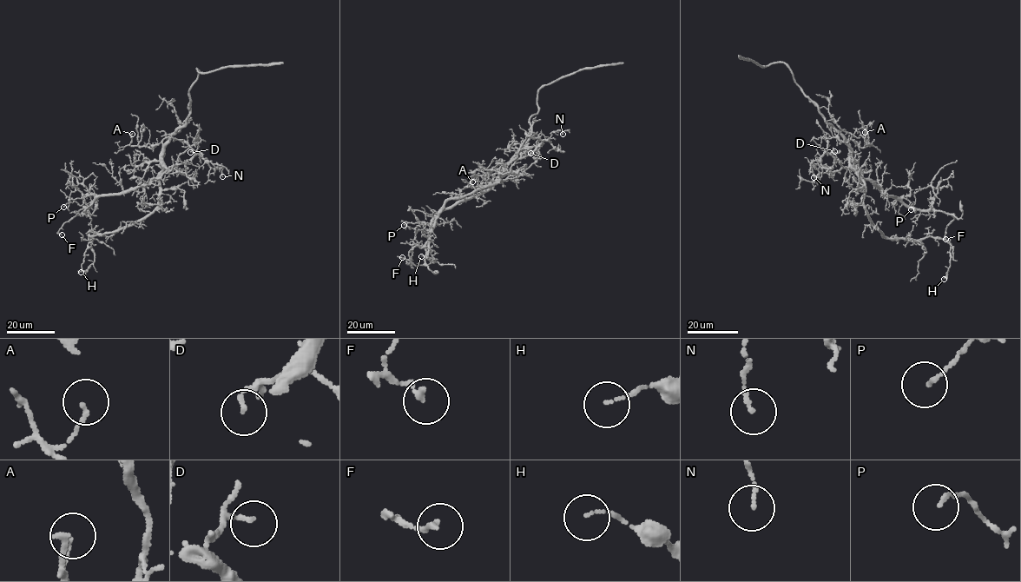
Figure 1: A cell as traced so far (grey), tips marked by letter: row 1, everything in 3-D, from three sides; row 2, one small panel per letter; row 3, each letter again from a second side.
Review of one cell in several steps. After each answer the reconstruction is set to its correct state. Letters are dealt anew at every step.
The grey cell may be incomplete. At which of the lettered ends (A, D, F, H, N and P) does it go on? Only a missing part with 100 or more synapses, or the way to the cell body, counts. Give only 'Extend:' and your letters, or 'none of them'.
Extend: none of them

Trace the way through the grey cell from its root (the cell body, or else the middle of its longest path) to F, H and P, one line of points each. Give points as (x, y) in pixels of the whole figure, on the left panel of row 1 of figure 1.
F: (162, 157), (163, 169), (154, 178), (135, 188), (100, 195), (82, 213), (63, 223), (58, 231), (62, 234)
H: (162, 157), (160, 204), (143, 217), (114, 231), (94, 235), (88, 232), (94, 261), (81, 272)
P: (162, 157), (163, 169), (135, 188), (102, 194), (88, 207), (82, 194), (73, 184), (75, 190), (63, 207)

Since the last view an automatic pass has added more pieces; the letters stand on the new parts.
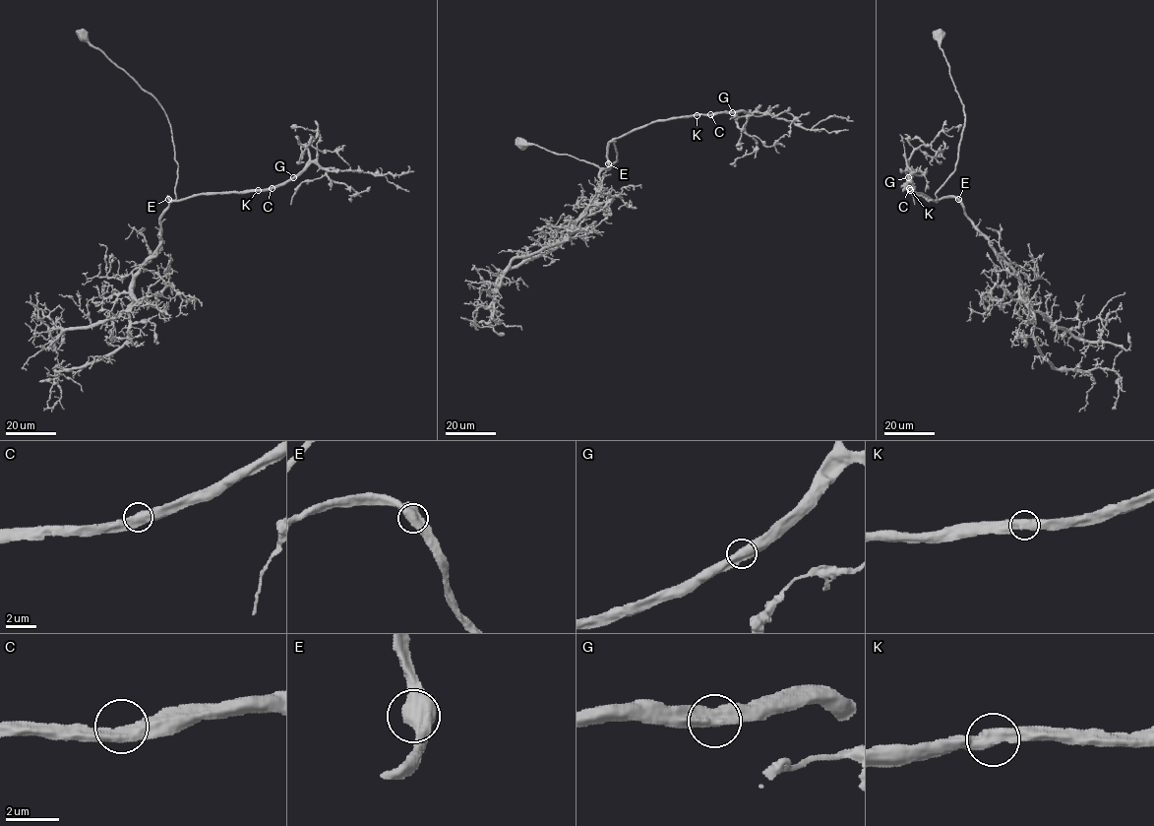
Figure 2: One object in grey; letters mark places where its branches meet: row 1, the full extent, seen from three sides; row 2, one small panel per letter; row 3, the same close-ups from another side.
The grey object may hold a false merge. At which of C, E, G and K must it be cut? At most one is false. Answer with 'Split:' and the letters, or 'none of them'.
Split: none of them

